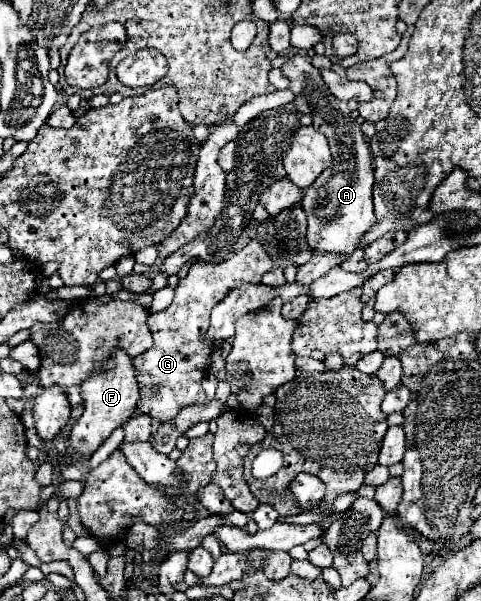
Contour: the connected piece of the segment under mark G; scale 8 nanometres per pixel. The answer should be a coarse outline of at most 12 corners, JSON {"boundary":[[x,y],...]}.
{"boundary":[[259,241],[197,261],[149,317],[133,359],[139,411],[169,421],[205,403],[211,309],[273,267]]}

